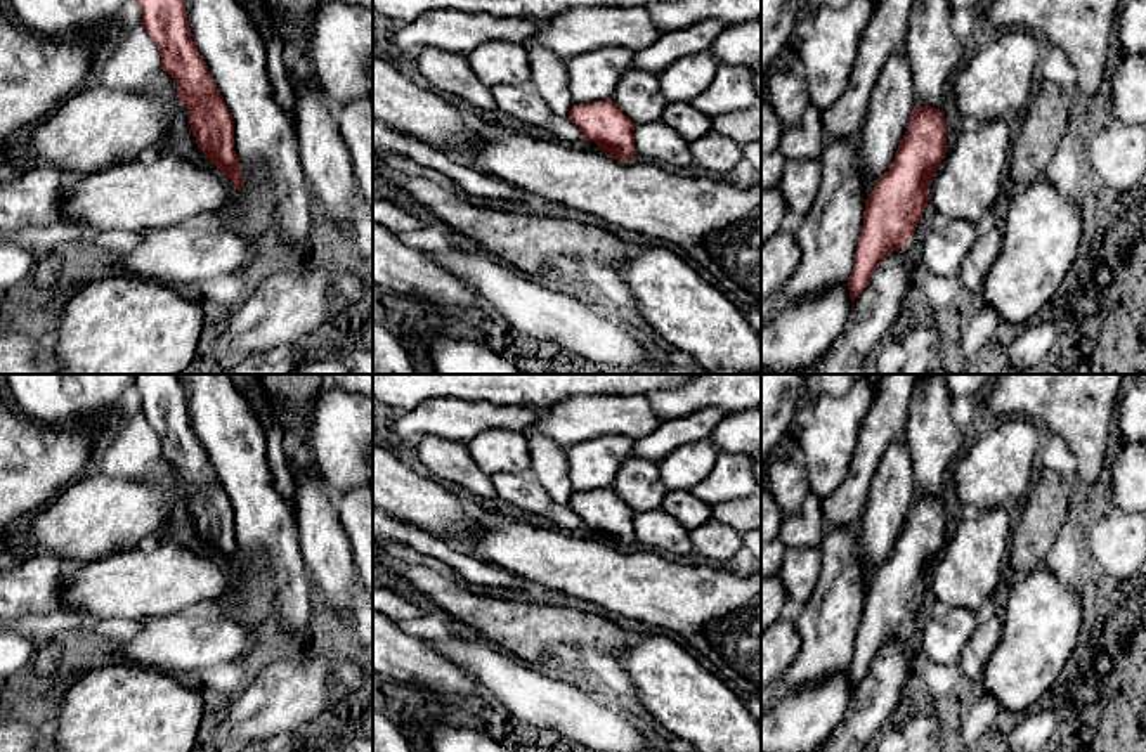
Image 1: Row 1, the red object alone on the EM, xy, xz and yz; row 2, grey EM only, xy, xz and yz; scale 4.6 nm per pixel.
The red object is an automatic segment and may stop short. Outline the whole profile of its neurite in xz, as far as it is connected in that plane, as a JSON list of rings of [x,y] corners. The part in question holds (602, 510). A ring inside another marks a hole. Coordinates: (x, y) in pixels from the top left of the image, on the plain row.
[[[612,487],[574,492],[567,506],[581,516],[584,527],[610,544],[631,549],[636,542],[635,511],[621,501]]]

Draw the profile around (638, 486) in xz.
[[[633,454],[617,471],[612,489],[635,513],[661,509],[667,494],[659,476],[659,463]]]

